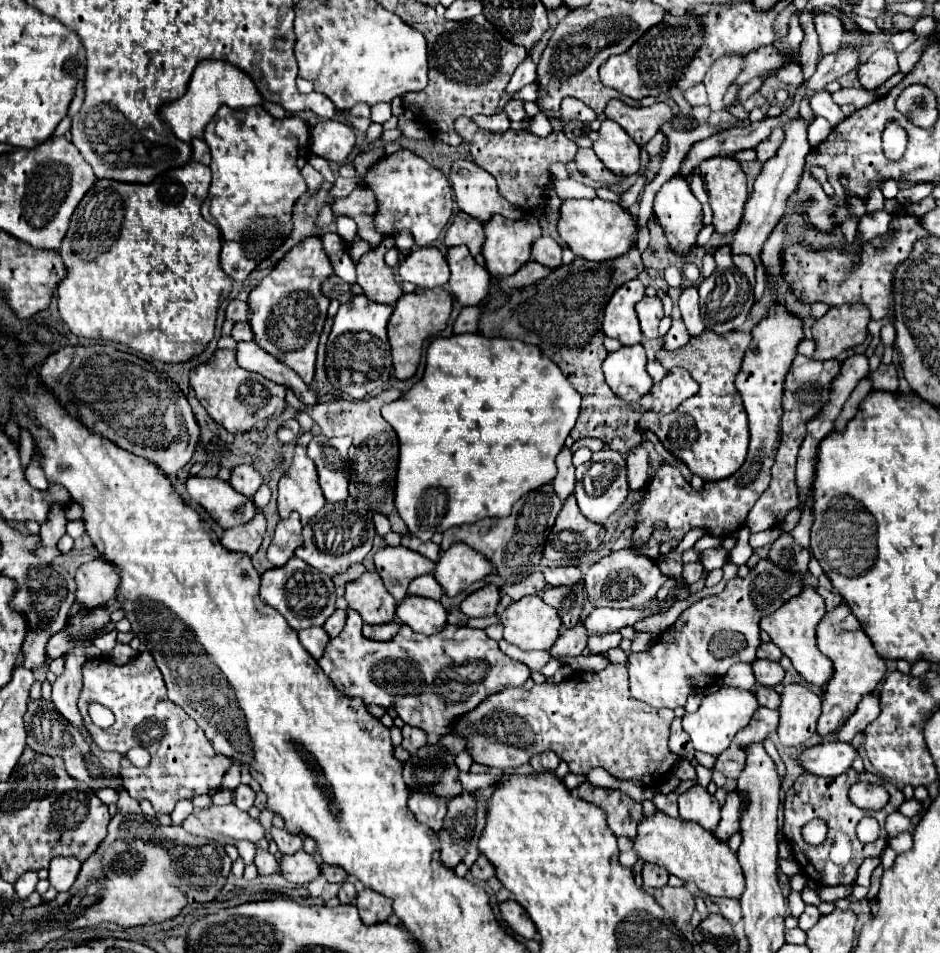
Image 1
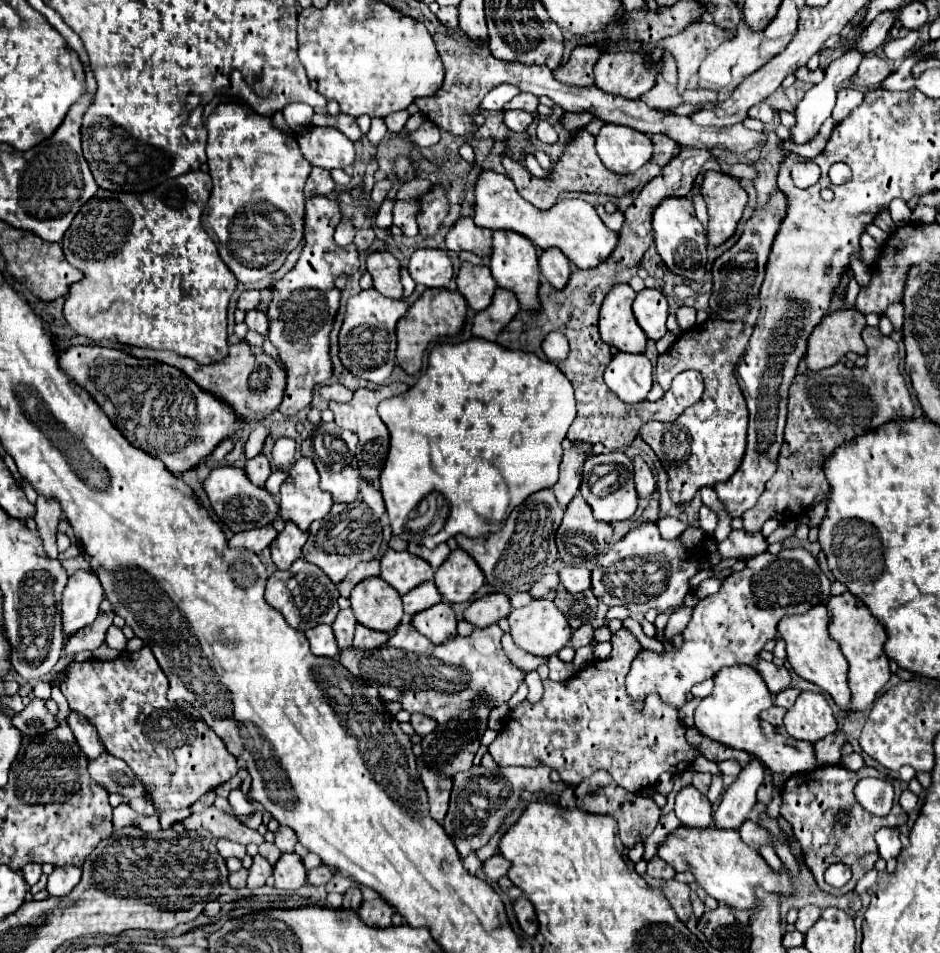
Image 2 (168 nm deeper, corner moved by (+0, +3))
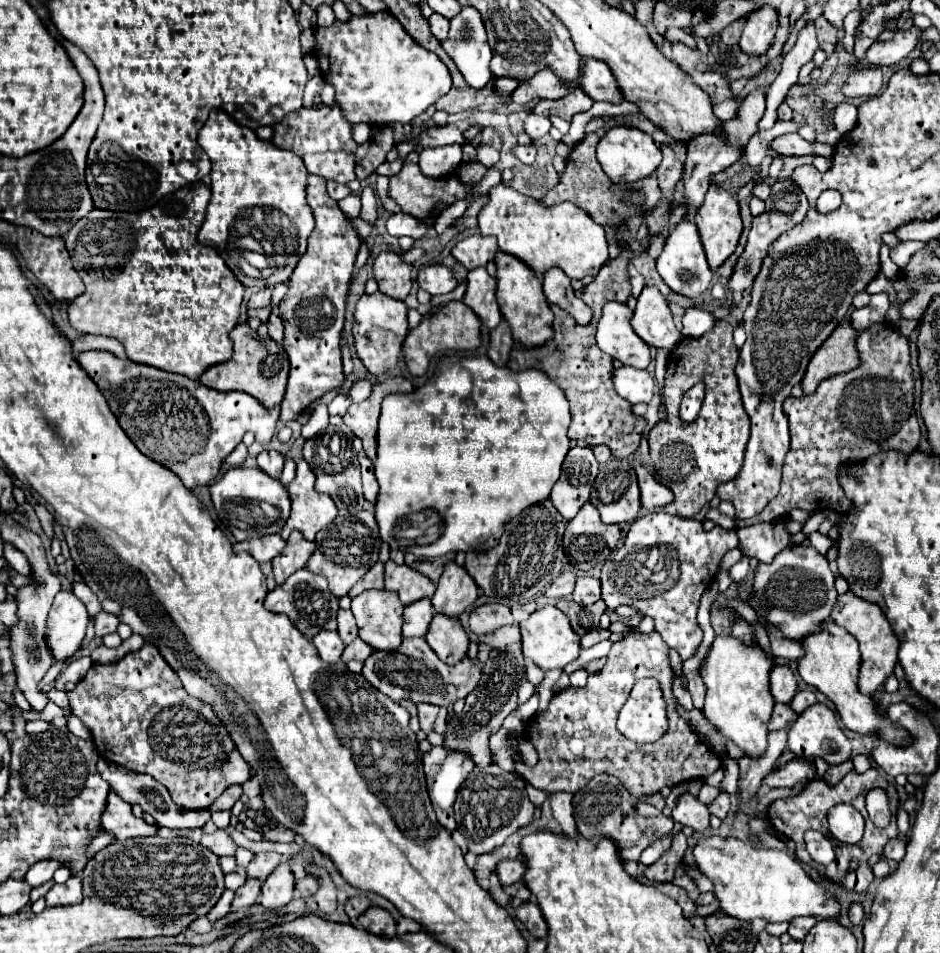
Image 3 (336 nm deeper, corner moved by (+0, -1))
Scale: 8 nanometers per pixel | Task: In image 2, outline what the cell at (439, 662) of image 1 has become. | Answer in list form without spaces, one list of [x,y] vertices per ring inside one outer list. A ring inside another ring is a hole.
[[[400,623],[394,635],[390,637],[390,641],[384,643],[382,647],[372,649],[372,651],[364,651],[356,647],[342,649],[338,659],[352,675],[360,677],[366,685],[372,685],[378,691],[382,691],[382,697],[386,701],[398,701],[402,709],[406,709],[408,713],[422,713],[438,723],[444,723],[456,717],[460,711],[470,709],[472,703],[480,701],[480,697],[484,697],[484,701],[492,701],[492,707],[506,703],[516,693],[520,681],[524,681],[524,671],[516,667],[502,651],[500,637],[502,637],[502,629],[496,623],[488,627],[474,627],[472,635],[468,637],[456,635],[452,637],[452,641],[444,641],[444,645],[436,645],[428,637],[420,635],[414,629],[414,625]]]

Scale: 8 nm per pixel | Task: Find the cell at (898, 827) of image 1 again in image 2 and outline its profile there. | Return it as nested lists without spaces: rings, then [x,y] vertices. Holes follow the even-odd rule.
[[[882,827],[876,833],[876,843],[882,859],[892,859],[898,857],[900,853],[900,831],[898,827]]]

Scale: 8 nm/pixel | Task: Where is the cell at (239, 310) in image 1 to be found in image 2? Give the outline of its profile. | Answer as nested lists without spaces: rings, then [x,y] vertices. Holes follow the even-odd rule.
[[[244,291],[236,303],[238,309],[242,311],[250,311],[250,309],[256,309],[260,303],[260,291]]]

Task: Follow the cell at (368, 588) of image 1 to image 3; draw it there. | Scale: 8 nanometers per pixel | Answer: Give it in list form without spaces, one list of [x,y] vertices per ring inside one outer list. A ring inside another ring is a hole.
[[[368,591],[352,599],[360,639],[376,651],[392,651],[402,641],[404,605],[392,591]]]

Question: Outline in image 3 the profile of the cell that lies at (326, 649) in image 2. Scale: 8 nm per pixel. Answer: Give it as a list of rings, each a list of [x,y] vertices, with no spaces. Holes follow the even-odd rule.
[[[320,631],[312,641],[314,641],[322,661],[326,661],[326,663],[338,663],[340,661],[342,651],[344,651],[344,643],[336,631]]]

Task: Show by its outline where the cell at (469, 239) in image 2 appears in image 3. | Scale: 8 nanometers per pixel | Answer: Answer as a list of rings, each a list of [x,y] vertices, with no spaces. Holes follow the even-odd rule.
[[[472,235],[466,237],[464,241],[456,243],[452,249],[452,255],[470,271],[476,267],[486,267],[486,271],[494,277],[496,275],[496,237],[482,237],[482,235]]]

